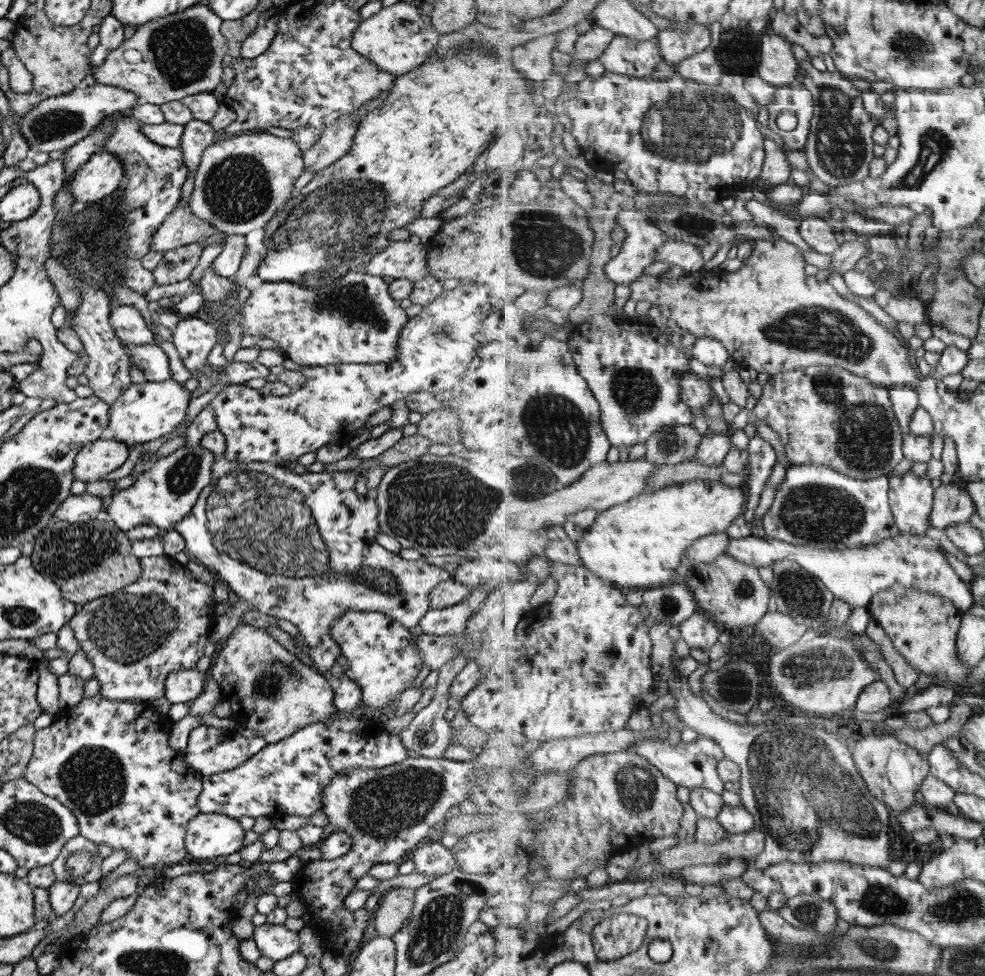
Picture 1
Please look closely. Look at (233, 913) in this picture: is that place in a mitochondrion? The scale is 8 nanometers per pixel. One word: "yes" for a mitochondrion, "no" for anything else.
no

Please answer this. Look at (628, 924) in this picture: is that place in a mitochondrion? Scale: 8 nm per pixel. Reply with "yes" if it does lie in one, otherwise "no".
no

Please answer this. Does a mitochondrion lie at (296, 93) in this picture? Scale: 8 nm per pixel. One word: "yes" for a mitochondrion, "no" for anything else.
yes

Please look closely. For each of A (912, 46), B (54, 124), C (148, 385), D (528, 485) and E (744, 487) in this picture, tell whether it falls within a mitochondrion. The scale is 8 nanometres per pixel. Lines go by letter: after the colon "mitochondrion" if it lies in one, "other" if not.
A: mitochondrion
B: mitochondrion
C: other
D: mitochondrion
E: other

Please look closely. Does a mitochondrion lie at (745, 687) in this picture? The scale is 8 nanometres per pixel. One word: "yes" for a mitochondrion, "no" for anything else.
yes

